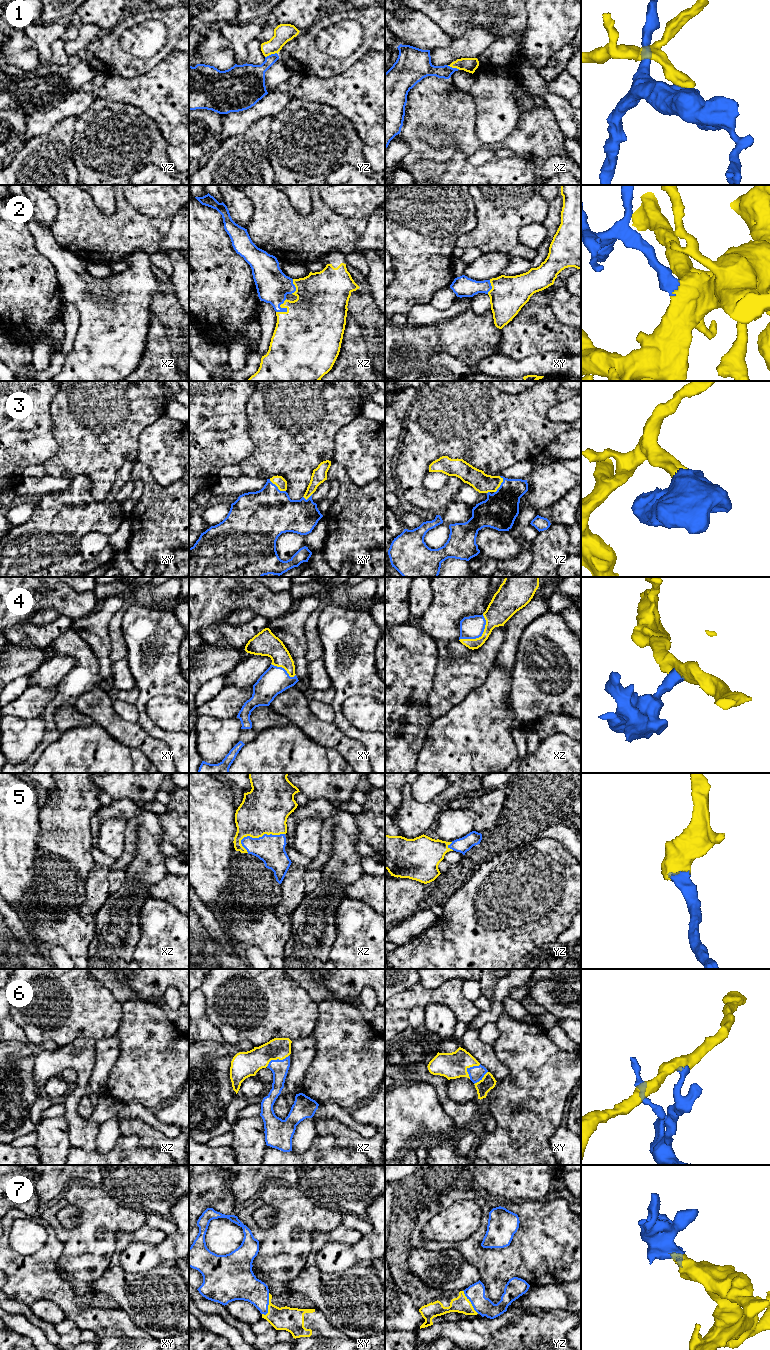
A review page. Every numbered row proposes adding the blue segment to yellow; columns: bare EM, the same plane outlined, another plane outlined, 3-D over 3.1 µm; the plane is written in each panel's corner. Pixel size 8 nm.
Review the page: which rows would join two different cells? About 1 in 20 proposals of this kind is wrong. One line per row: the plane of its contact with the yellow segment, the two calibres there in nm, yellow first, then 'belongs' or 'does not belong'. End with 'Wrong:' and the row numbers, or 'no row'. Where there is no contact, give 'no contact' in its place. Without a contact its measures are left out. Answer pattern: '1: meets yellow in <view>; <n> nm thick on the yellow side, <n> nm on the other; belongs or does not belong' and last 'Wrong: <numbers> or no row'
1: meets yellow in yz; 150 nm thick on the yellow side, 220 nm on the other; does not belong
2: meets yellow in xz; 460 nm thick on the yellow side, 260 nm on the other; belongs
3: meets yellow in xy; 90 nm thick on the yellow side, 400 nm on the other; belongs
4: meets yellow in xz; 200 nm thick on the yellow side, 190 nm on the other; belongs
5: meets yellow in xz; 380 nm thick on the yellow side, 220 nm on the other; belongs
6: meets yellow in xz; 200 nm thick on the yellow side, 140 nm on the other; belongs
7: meets yellow in xy; 190 nm thick on the yellow side, 220 nm on the other; belongs
Wrong: 1

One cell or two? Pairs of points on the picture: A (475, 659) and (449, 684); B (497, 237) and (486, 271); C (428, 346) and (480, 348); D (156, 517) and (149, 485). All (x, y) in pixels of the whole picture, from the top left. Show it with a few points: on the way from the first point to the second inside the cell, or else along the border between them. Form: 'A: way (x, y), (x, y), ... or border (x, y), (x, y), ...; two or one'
A: way (468, 666), (456, 678); one
B: border (483, 252), (505, 253), (510, 258); two
C: way (441, 345), (467, 345); one
D: way (156, 509), (156, 499), (153, 493); one

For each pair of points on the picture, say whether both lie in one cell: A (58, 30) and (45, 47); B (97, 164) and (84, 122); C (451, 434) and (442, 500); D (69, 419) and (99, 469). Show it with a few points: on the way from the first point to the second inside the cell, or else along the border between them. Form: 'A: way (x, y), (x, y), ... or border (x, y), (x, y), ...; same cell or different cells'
A: way (54, 34), (45, 43); same cell
B: way (97, 154), (97, 141), (94, 132); same cell
C: way (432, 451), (418, 465), (418, 486), (423, 491); same cell
D: way (81, 431), (96, 446), (98, 457); same cell

